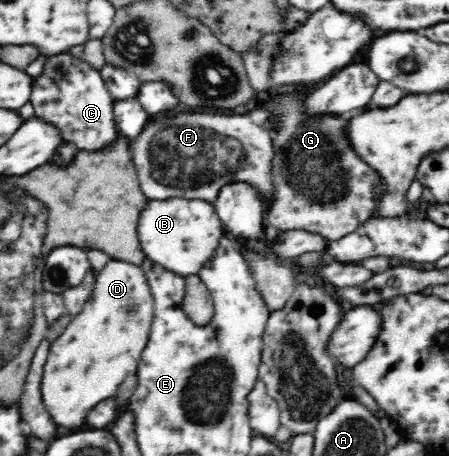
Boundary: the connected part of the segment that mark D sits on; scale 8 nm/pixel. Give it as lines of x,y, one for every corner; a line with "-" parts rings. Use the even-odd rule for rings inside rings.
110,259
106,268
97,274
94,290
82,310
73,316
62,334
51,342
42,370
40,389
44,411
61,433
84,430
90,410
98,403
115,397
122,381
132,370
137,370
142,351
148,342
155,311
154,297
146,278
141,266
121,259

